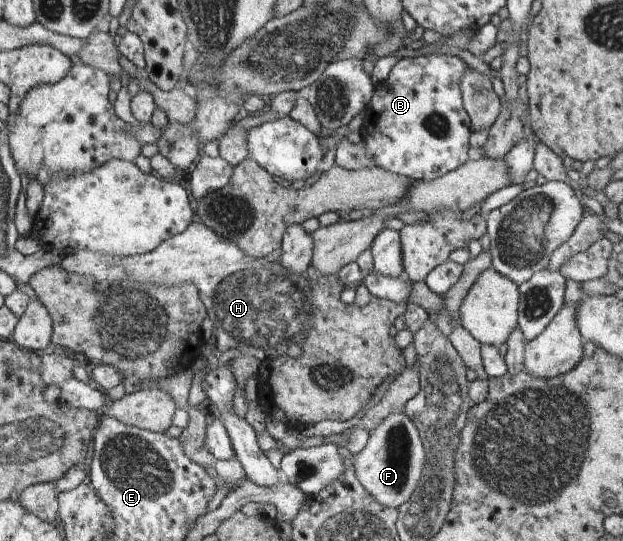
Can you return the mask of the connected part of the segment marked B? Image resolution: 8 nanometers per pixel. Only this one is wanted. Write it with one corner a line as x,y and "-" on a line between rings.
428,54
425,56
417,56
416,58
402,58
392,68
388,74
388,78
378,83
372,88
372,97
365,107
365,114
363,115
363,127
366,132
366,137
363,140
364,153
366,158
370,158
375,167
382,169
384,172
389,172
394,176
404,176
414,181
428,181
442,177
446,172
455,170
458,166
461,166
467,160
467,150
469,148
468,138
470,136
469,131
469,119
466,112
463,110
461,102
460,88
458,86
458,78
464,74
467,70
467,65
464,64
460,58
456,56
439,56
436,54

